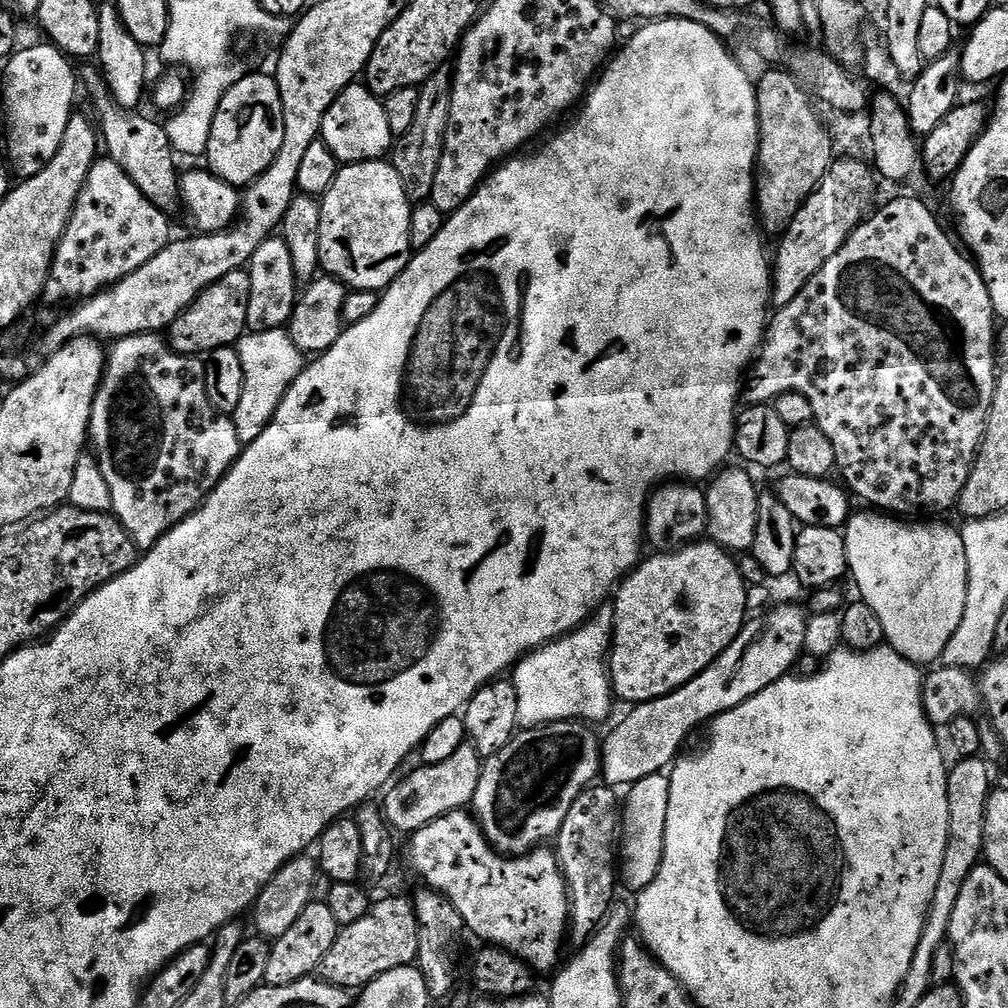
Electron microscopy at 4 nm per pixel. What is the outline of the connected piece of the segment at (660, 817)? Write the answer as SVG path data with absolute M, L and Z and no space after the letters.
M661 774L642 778L627 789L628 797L622 800L622 843L618 848L618 876L629 893L638 894L654 878L662 866L664 835L666 834L666 810L670 802L669 777Z

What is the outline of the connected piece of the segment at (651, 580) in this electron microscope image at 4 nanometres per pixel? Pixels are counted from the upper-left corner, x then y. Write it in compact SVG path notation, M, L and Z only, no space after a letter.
M697 542L677 552L661 552L649 557L649 560L648 557L641 559L614 593L616 604L608 670L613 693L628 704L663 701L674 690L695 680L699 672L710 667L728 649L730 642L734 642L749 615L749 585L744 583L739 563L717 544Z

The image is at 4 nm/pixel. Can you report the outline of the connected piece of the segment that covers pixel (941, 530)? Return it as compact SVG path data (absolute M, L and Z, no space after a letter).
M864 511L868 512L860 512L857 516L855 513L843 529L844 541L848 547L850 580L856 583L860 591L859 599L870 606L874 614L878 614L887 647L902 654L902 658L911 664L935 665L946 650L946 642L954 638L954 630L958 630L958 622L962 622L962 610L966 606L968 567L964 537L948 524L909 522L892 514Z

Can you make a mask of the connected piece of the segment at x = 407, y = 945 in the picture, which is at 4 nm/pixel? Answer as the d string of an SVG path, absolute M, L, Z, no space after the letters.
M411 899L405 900L380 900L371 905L370 911L362 918L358 918L358 922L350 922L343 925L338 934L338 938L334 942L334 946L330 946L330 954L326 954L326 958L319 966L318 972L327 983L333 984L335 988L345 990L363 989L365 984L369 984L374 978L378 978L382 974L386 974L390 970L398 970L416 964L416 955L418 954L418 922L416 915L412 909Z

